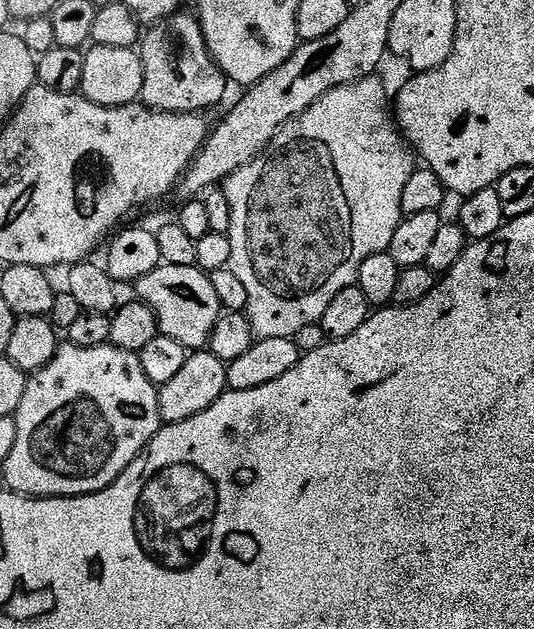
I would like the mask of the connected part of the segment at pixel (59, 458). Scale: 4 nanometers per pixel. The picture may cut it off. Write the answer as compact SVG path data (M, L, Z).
M67 342L61 343L56 349L54 358L40 372L28 376L28 385L22 394L22 402L15 414L18 426L18 442L14 442L14 450L10 450L10 458L2 465L7 491L18 492L22 496L47 498L49 496L89 496L95 492L106 490L115 480L138 459L148 443L156 437L162 427L160 411L158 410L158 388L146 378L146 370L142 370L139 355L116 348L111 342L93 348L74 346Z

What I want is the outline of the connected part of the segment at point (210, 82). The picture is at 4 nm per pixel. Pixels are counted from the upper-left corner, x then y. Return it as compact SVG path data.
M180 10L149 32L152 33L143 37L139 49L144 61L144 85L140 91L143 107L157 114L207 113L207 108L223 98L226 77L212 61L199 19Z

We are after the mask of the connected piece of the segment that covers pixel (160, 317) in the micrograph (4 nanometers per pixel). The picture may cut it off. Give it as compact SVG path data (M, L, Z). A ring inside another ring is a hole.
M161 263L150 274L135 281L134 289L139 303L148 305L156 316L160 335L182 342L190 350L204 350L209 347L214 326L219 322L222 309L218 294L214 291L211 275L190 266L170 266Z

